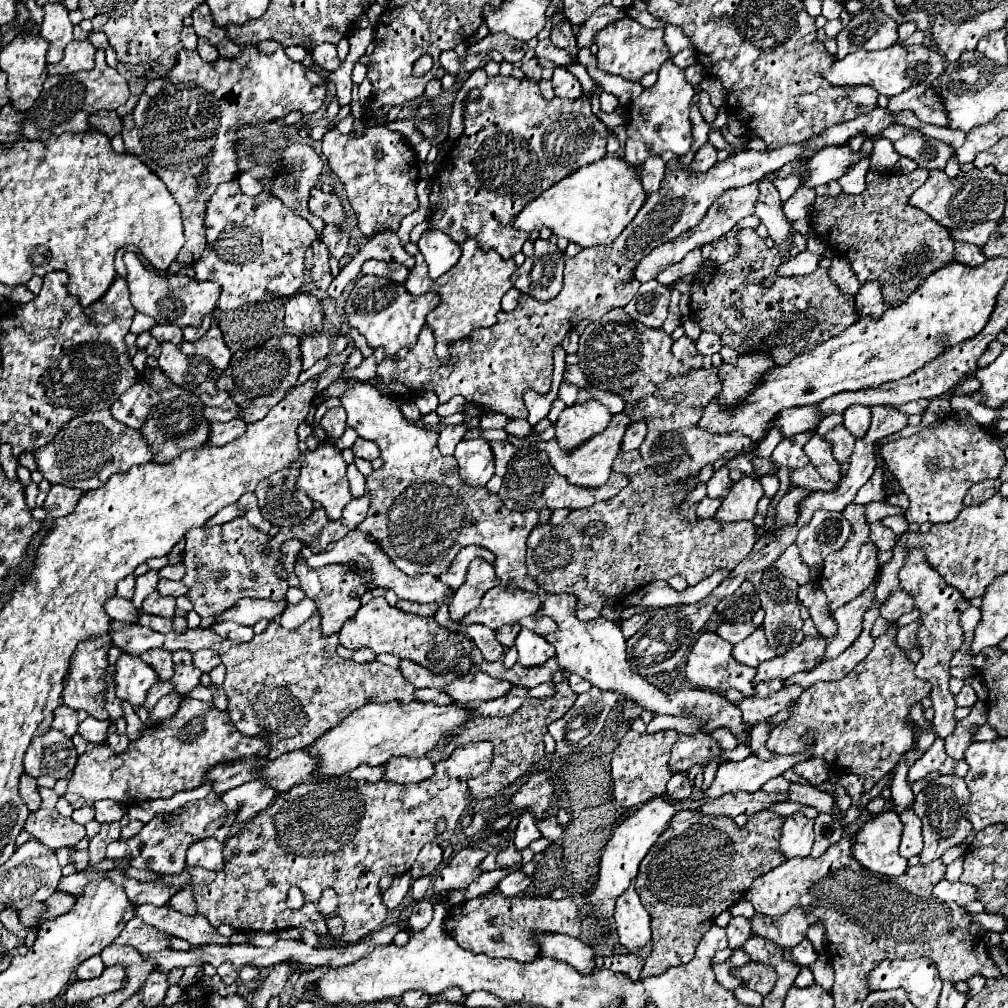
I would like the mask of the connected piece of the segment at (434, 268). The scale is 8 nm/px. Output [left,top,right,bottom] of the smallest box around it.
[417,229,461,279]

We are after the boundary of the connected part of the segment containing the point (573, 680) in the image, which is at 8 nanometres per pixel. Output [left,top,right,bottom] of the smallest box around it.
[567,675,591,695]

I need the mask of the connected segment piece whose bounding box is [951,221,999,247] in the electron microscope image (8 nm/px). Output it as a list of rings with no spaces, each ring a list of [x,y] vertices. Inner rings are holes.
[[[995,221],[979,223],[979,225],[975,225],[975,227],[967,229],[967,231],[951,231],[951,237],[957,239],[957,241],[965,241],[965,243],[973,243],[973,245],[977,245],[977,247],[983,247],[985,241],[987,241],[993,233],[997,233],[997,225],[999,225],[999,221],[997,221],[997,223],[995,223]]]

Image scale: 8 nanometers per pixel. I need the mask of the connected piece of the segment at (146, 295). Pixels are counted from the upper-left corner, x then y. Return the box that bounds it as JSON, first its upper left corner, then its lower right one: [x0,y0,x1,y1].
[123,253,221,327]

